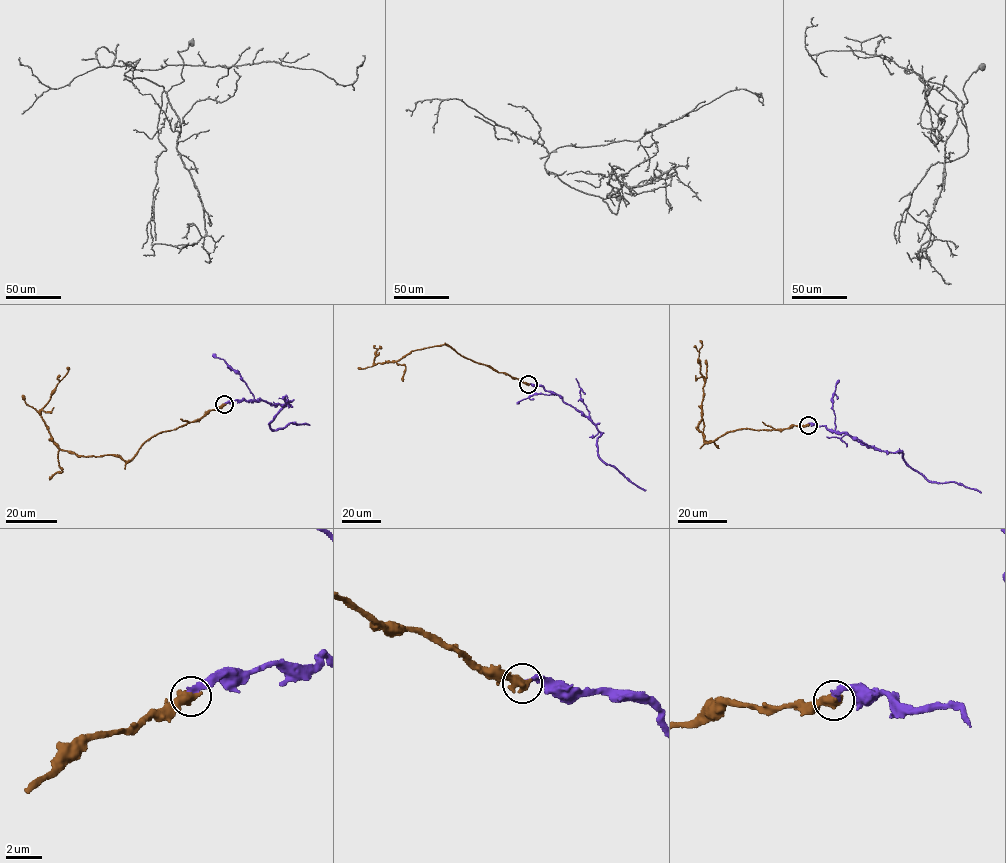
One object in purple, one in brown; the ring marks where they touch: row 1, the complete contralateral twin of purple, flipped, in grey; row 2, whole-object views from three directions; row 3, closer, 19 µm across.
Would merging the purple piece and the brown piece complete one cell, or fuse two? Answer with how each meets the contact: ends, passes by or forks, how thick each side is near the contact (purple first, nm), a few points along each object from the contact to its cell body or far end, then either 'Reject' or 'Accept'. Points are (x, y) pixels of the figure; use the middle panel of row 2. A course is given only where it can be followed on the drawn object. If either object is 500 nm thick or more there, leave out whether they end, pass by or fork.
Thickness 320 nm (purple) against 600 nm. Course of purple: (528, 384), (540, 385), (581, 411), (601, 434), (596, 444), (599, 457), (645, 490). Course of brown: (528, 384), (467, 359), (443, 344), (411, 350), (397, 361), (375, 364), (379, 346). Accept

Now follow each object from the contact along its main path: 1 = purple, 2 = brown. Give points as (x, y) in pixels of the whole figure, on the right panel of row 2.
1: (808, 425), (845, 432), (881, 450), (899, 451), (906, 463), (928, 480), (956, 482), (981, 493)
2: (808, 425), (739, 429), (703, 441), (695, 427), (702, 418), (704, 382), (700, 340)

